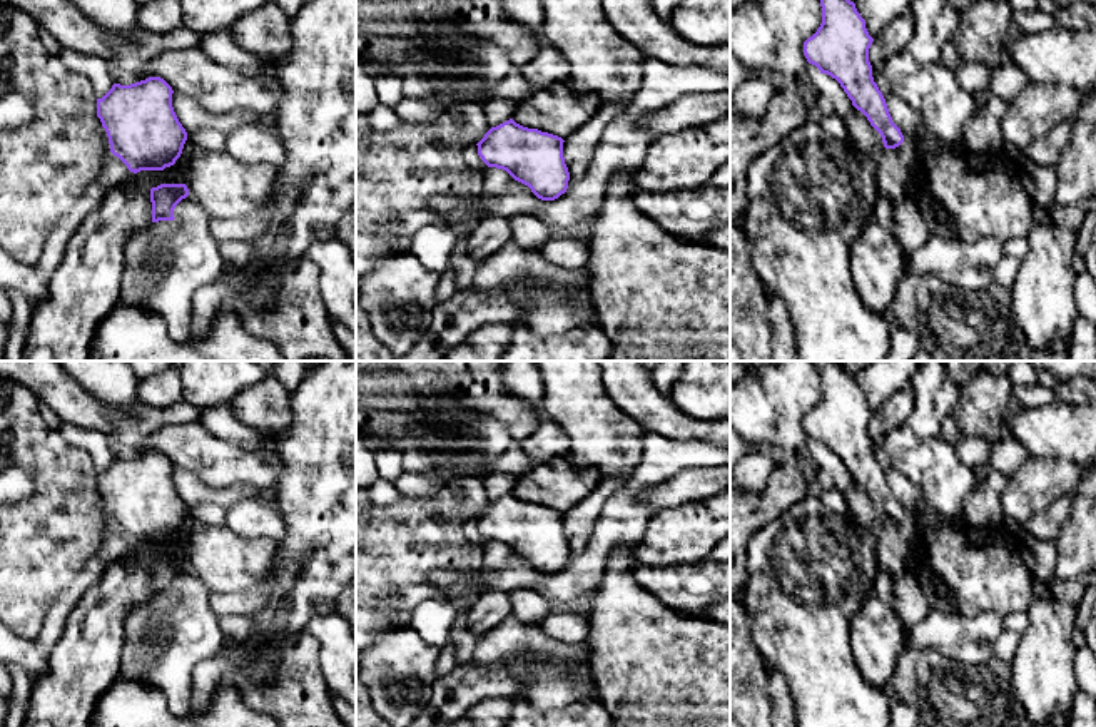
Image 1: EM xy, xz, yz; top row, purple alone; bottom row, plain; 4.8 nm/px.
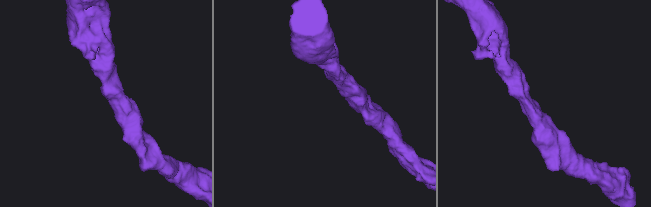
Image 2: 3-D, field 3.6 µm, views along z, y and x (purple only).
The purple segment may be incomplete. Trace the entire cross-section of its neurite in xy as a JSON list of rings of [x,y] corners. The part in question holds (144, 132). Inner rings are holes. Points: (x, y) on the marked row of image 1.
[[[160,77],[120,85],[97,99],[97,117],[110,152],[130,172],[164,170],[180,157],[187,132],[172,107],[172,87]]]

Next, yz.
[[[820,0],[820,7],[822,23],[804,42],[807,62],[840,84],[852,105],[880,134],[885,149],[899,147],[904,135],[892,122],[885,99],[872,77],[869,48],[874,38],[865,28],[865,20],[850,0]]]

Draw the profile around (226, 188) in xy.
[[[195,145],[185,174],[190,197],[209,219],[261,214],[271,201],[277,167],[251,164]]]

